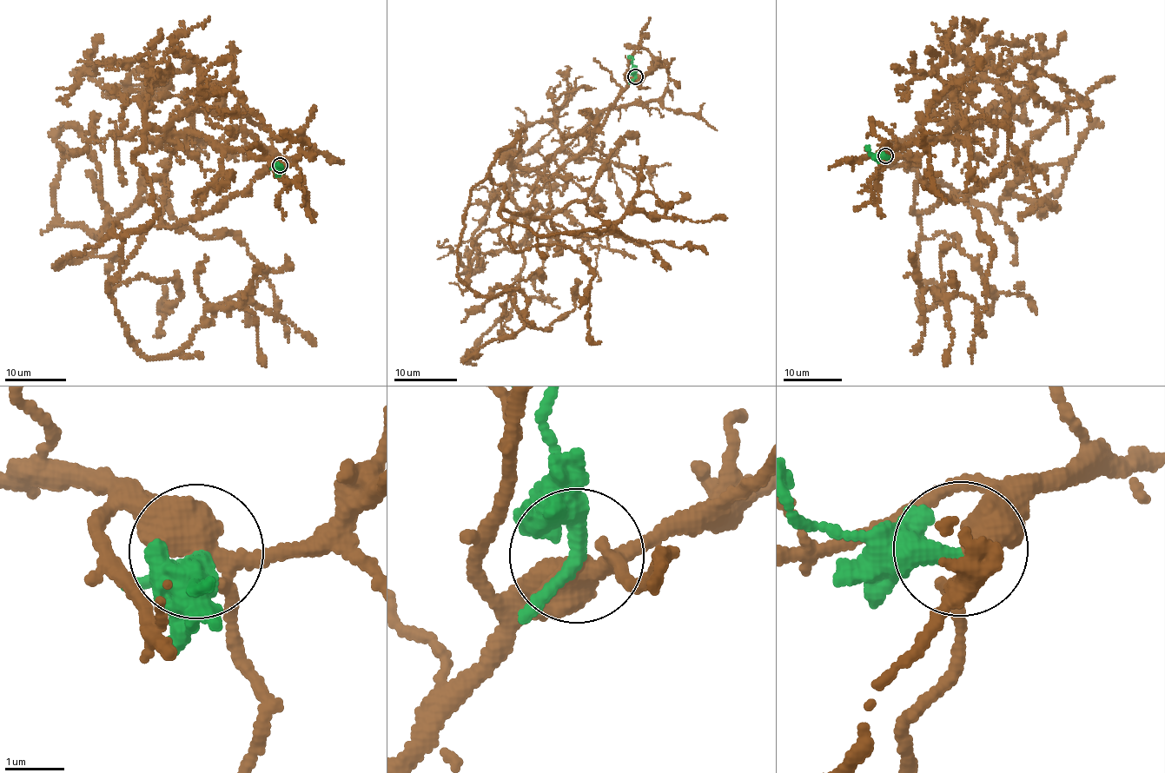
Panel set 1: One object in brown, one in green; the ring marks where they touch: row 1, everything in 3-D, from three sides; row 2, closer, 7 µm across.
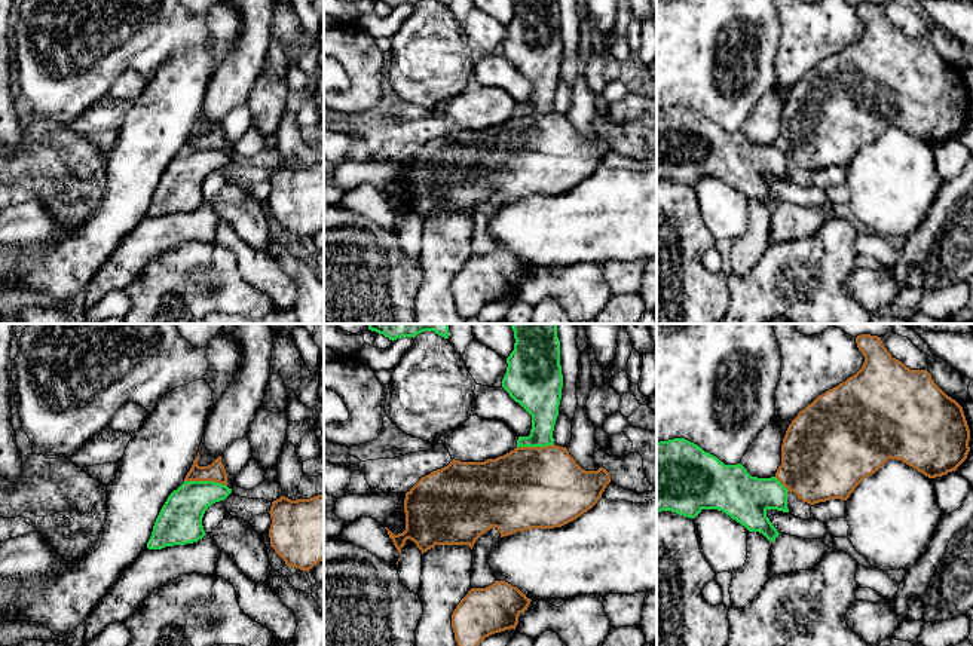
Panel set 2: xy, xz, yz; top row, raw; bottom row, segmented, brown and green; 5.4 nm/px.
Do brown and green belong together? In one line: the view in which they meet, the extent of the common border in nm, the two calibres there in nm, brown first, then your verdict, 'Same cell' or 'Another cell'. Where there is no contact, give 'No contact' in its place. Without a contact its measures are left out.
Touches brown in xy. Shared border 240 nm. Thickness 100 nm (brown) against 240 nm. Another cell

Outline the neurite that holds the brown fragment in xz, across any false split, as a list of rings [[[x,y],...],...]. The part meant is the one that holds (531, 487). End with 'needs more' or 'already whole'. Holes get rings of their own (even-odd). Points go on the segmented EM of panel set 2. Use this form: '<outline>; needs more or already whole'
[[[556,444],[547,447],[515,447],[504,456],[484,462],[453,459],[447,466],[422,477],[406,493],[406,530],[394,535],[388,527],[385,529],[398,554],[407,539],[413,541],[422,554],[435,545],[468,545],[472,549],[475,541],[492,527],[499,530],[501,538],[524,530],[562,527],[591,509],[609,483],[611,475],[605,468],[585,471],[575,462],[566,447]]]; already whole

